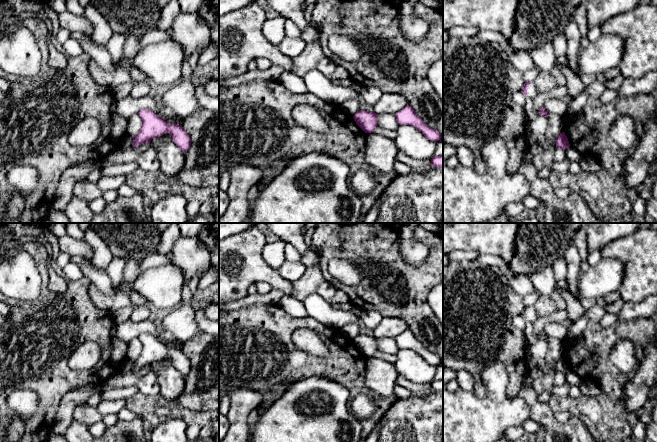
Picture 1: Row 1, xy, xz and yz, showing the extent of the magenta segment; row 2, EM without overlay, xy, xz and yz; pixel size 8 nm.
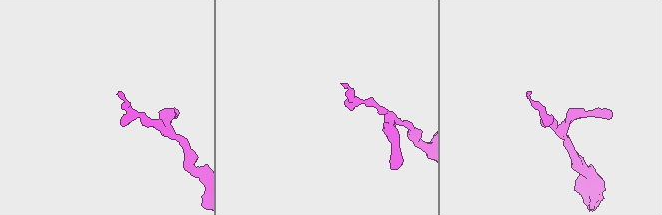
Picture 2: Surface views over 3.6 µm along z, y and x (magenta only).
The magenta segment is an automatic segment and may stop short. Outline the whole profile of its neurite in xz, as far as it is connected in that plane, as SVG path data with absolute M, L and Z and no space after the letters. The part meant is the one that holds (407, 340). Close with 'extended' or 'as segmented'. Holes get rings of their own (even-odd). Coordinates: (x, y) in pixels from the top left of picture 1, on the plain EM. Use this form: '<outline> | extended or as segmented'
M409 329L395 338L399 349L411 349L422 356L422 358L430 365L441 364L441 358L427 350L423 344L415 337L413 332Z | as segmented

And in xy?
M142 333L137 337L142 343L142 351L139 357L132 361L133 371L150 367L152 363L160 361L165 357L172 360L173 366L185 377L191 370L188 357L179 348L169 348L165 343L159 341L149 333Z | as segmented

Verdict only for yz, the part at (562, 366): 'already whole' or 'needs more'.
already whole

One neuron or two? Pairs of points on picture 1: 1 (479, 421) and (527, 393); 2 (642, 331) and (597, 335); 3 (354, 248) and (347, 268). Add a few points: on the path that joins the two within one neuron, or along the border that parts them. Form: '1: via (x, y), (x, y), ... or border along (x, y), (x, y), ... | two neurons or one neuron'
1: border along (518, 396), (527, 403), (530, 418) | two neurons
2: via (631, 331), (618, 331), (608, 335) | one neuron
3: border along (328, 262), (350, 259), (360, 273), (359, 282) | two neurons

